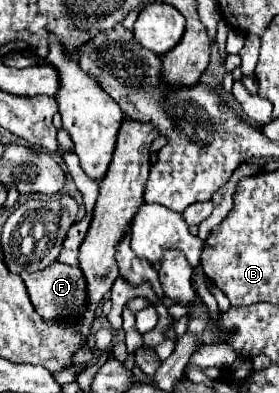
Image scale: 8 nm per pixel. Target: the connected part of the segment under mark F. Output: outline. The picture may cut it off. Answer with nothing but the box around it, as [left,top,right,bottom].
[21,263,87,321]

